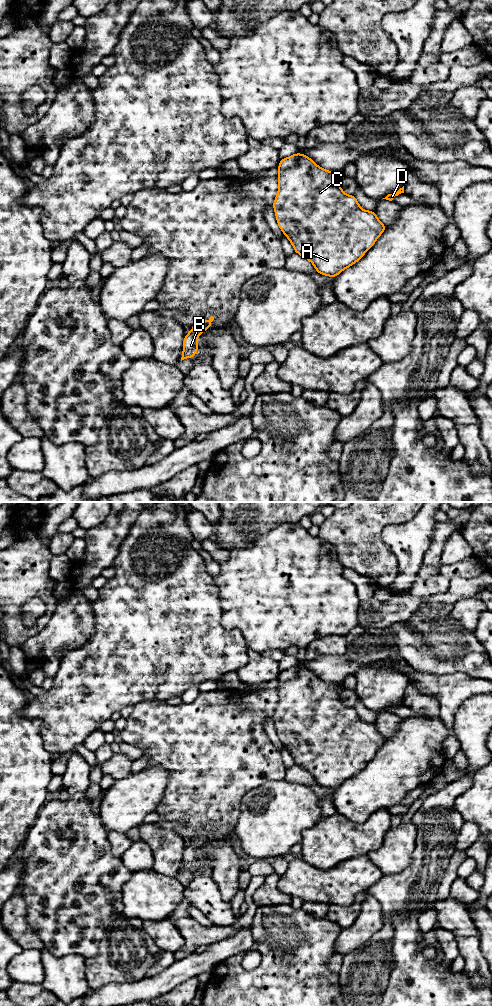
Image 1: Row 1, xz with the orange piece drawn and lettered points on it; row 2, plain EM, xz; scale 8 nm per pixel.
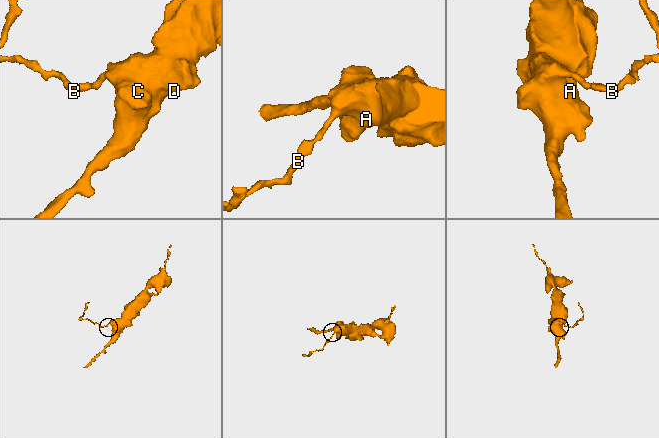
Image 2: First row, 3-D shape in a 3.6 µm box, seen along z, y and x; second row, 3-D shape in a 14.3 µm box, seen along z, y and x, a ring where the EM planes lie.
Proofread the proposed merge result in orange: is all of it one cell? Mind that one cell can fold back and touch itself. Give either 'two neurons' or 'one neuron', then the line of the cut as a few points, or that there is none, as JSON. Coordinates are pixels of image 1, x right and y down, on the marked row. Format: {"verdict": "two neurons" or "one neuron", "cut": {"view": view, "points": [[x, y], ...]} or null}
{"verdict": "one neuron", "cut": null}

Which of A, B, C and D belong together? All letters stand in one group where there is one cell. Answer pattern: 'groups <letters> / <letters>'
groups A B C D

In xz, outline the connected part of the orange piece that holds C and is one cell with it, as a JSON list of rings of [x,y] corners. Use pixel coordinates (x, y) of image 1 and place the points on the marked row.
[[[302,153],[281,159],[277,177],[279,189],[272,205],[277,224],[292,244],[295,253],[309,260],[316,272],[321,275],[335,278],[343,270],[358,262],[387,227],[377,218],[374,210],[362,209],[355,195],[344,193],[335,172],[319,167]]]

